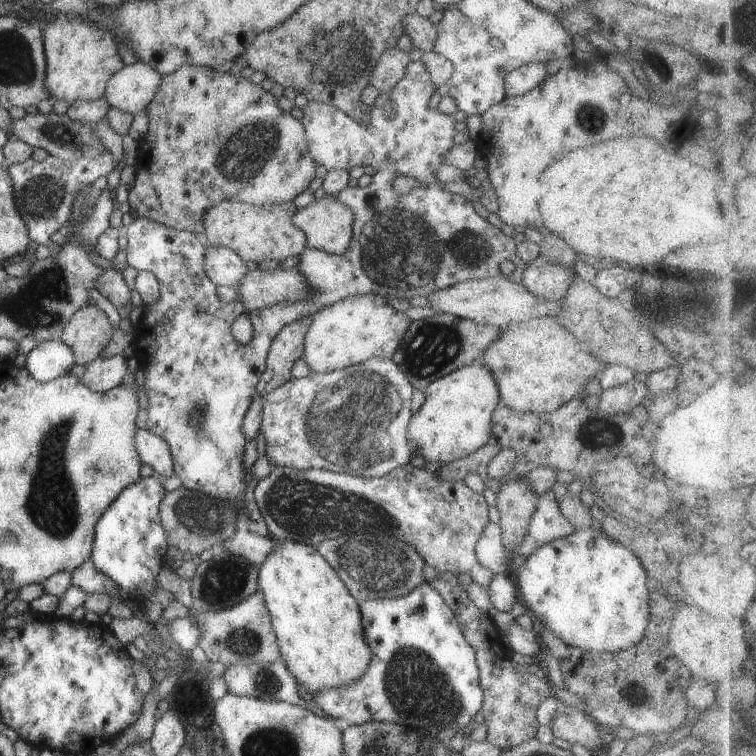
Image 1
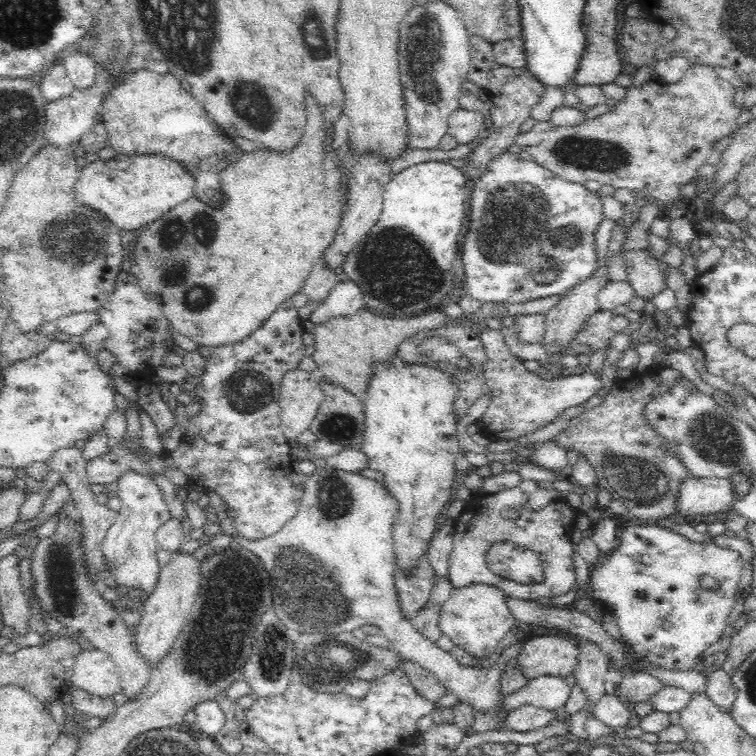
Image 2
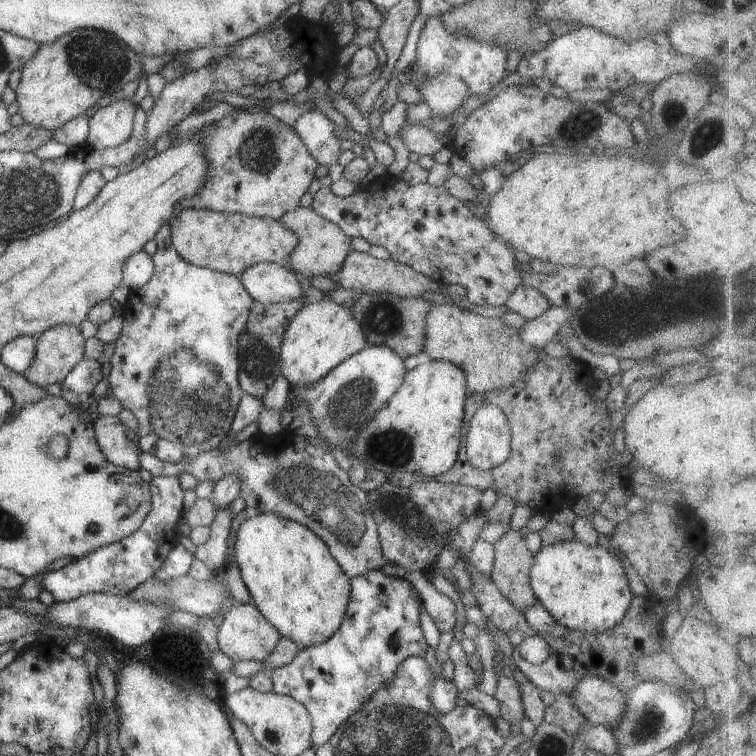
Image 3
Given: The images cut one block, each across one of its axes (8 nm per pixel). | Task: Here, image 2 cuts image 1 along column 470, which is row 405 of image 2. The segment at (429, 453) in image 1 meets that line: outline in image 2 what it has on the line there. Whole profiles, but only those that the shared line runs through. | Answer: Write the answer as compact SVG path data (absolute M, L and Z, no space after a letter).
M374 362L367 392L363 395L364 432L361 451L367 458L367 468L382 474L381 484L398 501L399 511L392 527L394 554L397 568L410 574L420 556L427 554L432 537L438 529L436 518L444 506L454 498L456 458L461 453L456 437L458 422L453 404L457 397L457 382L437 365L403 365Z

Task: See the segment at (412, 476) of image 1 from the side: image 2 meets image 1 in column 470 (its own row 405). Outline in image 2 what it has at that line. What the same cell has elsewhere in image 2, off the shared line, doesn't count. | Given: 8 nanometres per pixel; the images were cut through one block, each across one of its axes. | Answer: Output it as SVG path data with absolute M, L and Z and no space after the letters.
M487 327L478 337L487 354L482 368L491 391L491 403L477 426L480 434L491 441L514 440L533 433L558 419L566 408L584 404L602 390L603 382L589 371L564 377L552 377L543 370L530 372L523 361L510 352L499 330Z

